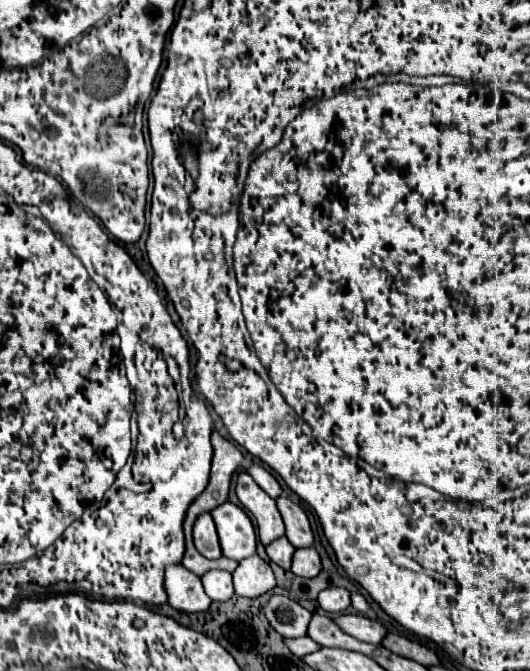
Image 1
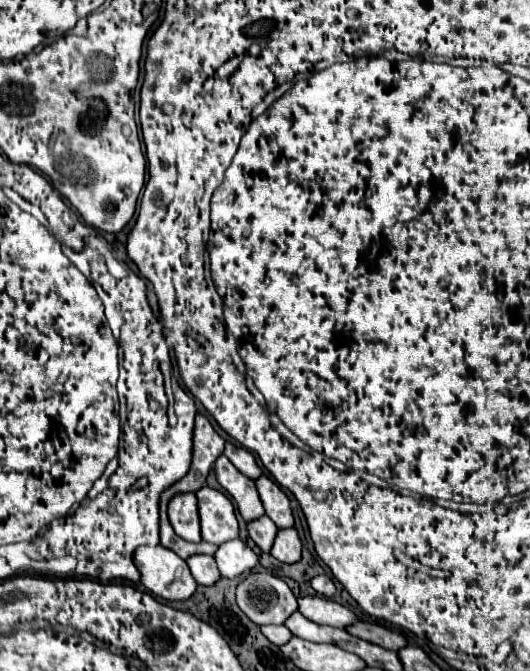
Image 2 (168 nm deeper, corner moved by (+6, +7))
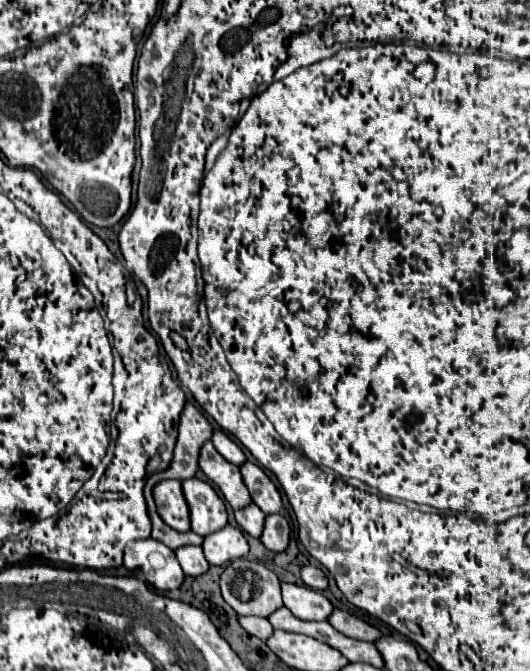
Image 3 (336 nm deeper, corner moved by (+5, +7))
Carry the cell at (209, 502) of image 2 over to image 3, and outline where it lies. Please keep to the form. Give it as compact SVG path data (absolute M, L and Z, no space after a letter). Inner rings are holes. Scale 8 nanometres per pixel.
M191 477L191 479L185 479L181 487L189 507L191 531L203 537L227 525L225 503L209 483Z

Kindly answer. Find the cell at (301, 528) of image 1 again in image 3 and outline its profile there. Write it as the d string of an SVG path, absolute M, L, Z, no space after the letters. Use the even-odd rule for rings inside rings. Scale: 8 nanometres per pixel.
M251 461L241 463L239 471L243 475L243 483L249 489L249 495L253 499L253 503L267 515L269 513L279 513L283 501L281 501L281 495L279 495L275 483L267 477L267 473Z

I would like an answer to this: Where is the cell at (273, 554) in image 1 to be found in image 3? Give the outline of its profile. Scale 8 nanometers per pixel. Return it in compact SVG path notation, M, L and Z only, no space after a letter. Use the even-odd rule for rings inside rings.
M249 503L247 507L235 511L235 519L237 519L239 527L243 531L247 531L251 537L259 537L259 531L263 531L261 527L263 527L265 513L259 511L259 507L255 507L255 503Z

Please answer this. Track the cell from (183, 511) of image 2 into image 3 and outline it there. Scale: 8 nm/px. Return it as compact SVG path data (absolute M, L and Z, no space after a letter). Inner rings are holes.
M165 479L153 487L153 499L157 505L159 517L173 527L175 531L189 531L187 501L183 499L181 481Z

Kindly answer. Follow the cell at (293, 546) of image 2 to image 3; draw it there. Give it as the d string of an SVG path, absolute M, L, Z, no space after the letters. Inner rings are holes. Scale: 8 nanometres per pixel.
M273 513L265 517L261 543L275 553L281 553L289 545L289 523L281 513Z

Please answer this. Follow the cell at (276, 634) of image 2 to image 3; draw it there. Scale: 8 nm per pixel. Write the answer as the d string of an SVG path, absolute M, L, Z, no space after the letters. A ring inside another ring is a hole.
M239 617L239 625L241 625L249 635L259 637L261 641L265 641L267 635L271 635L271 631L273 631L271 623L267 623L265 617Z

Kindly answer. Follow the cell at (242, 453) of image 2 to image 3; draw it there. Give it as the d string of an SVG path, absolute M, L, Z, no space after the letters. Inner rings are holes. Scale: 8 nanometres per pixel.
M213 431L211 435L211 443L215 445L215 449L229 461L229 463L235 463L235 465L241 465L245 461L245 455L243 451L223 433L223 431Z

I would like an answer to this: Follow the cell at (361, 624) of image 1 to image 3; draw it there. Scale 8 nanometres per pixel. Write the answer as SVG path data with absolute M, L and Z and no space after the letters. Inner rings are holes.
M281 583L283 605L303 621L325 621L331 615L333 605L315 589L307 589L305 585Z

